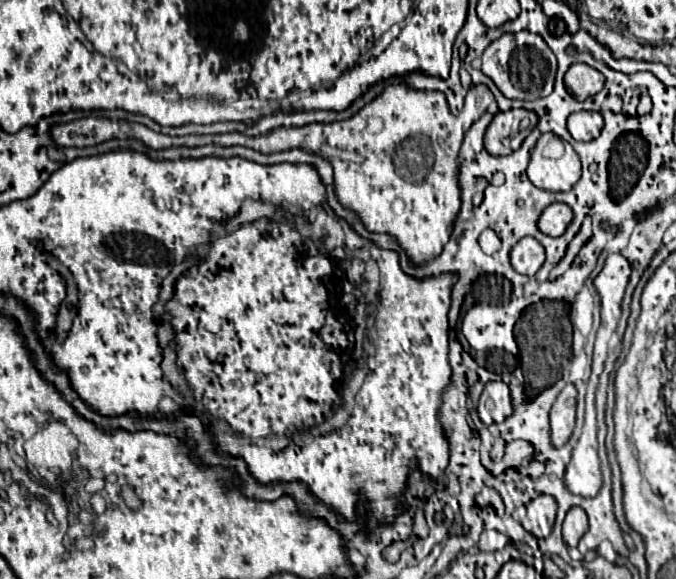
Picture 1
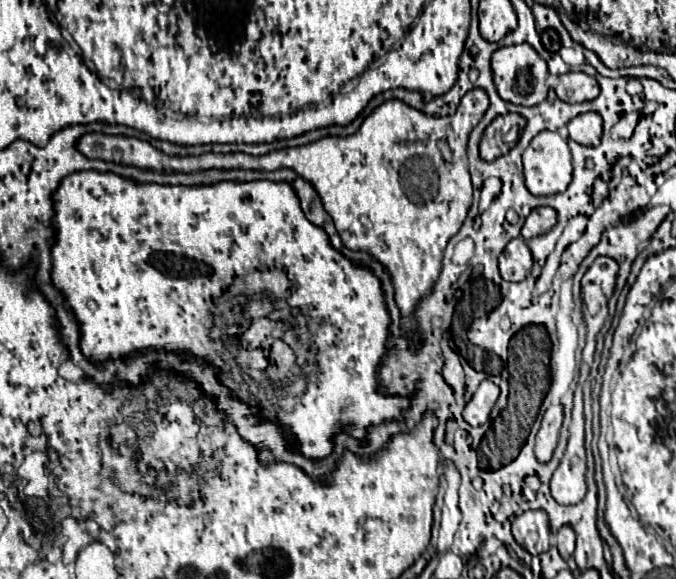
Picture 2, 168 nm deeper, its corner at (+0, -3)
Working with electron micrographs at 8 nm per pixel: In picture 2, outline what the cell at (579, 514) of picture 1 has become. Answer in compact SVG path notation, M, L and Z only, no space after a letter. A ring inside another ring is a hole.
M563 526L557 532L557 550L563 556L563 560L569 560L573 556L573 550L575 550L575 532L571 530L571 526Z

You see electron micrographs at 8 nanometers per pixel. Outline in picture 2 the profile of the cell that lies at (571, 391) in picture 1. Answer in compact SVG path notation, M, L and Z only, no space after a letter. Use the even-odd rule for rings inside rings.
M559 404L549 406L545 416L543 416L537 438L535 438L535 458L537 458L537 462L545 464L545 462L551 460L553 450L557 446L557 436L559 436L561 422L563 422L563 408Z

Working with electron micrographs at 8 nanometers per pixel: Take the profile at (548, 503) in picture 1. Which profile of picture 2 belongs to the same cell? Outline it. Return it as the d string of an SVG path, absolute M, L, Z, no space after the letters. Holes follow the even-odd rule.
M527 510L517 516L511 524L515 542L525 548L531 556L549 550L549 520L543 510Z

